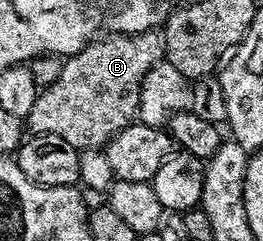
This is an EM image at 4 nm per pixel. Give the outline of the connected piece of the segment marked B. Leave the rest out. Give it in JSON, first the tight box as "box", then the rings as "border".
{"box":[25,30,164,150],"border":[[[159,30],[150,32],[132,32],[130,34],[103,34],[86,44],[77,54],[63,60],[61,78],[40,91],[33,110],[25,117],[25,124],[34,135],[57,134],[69,142],[69,146],[86,150],[102,149],[125,126],[129,126],[139,115],[139,88],[143,85],[145,74],[154,64],[164,59],[163,33]]]}

